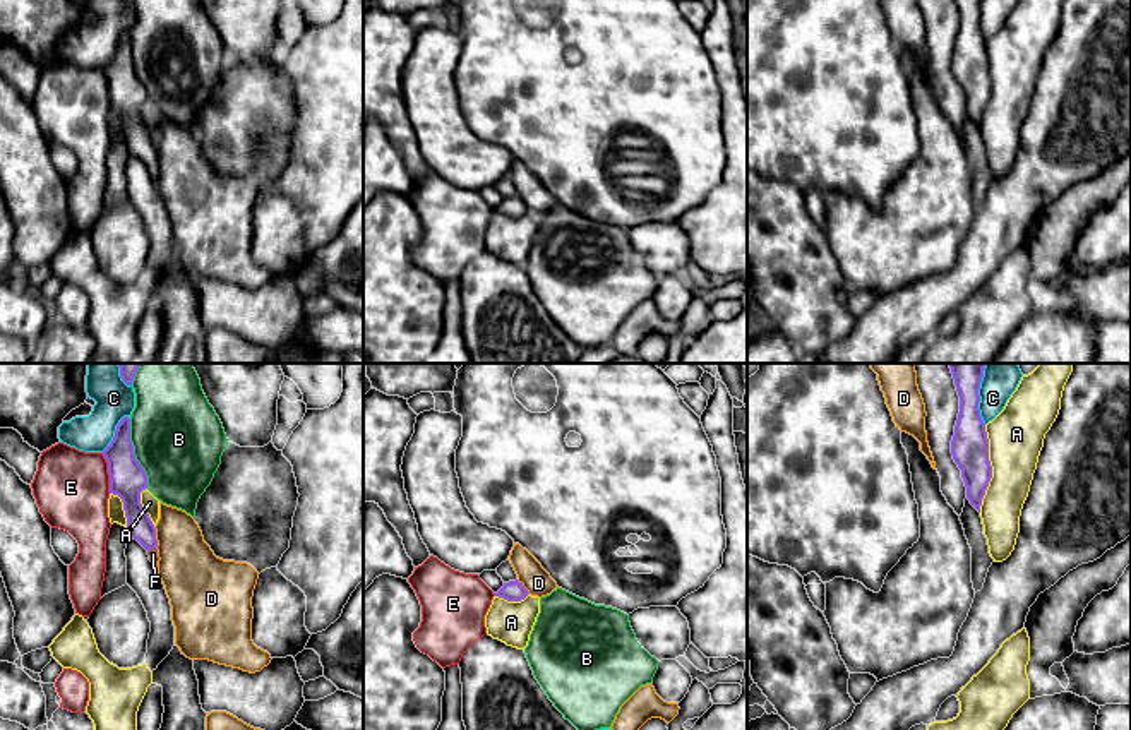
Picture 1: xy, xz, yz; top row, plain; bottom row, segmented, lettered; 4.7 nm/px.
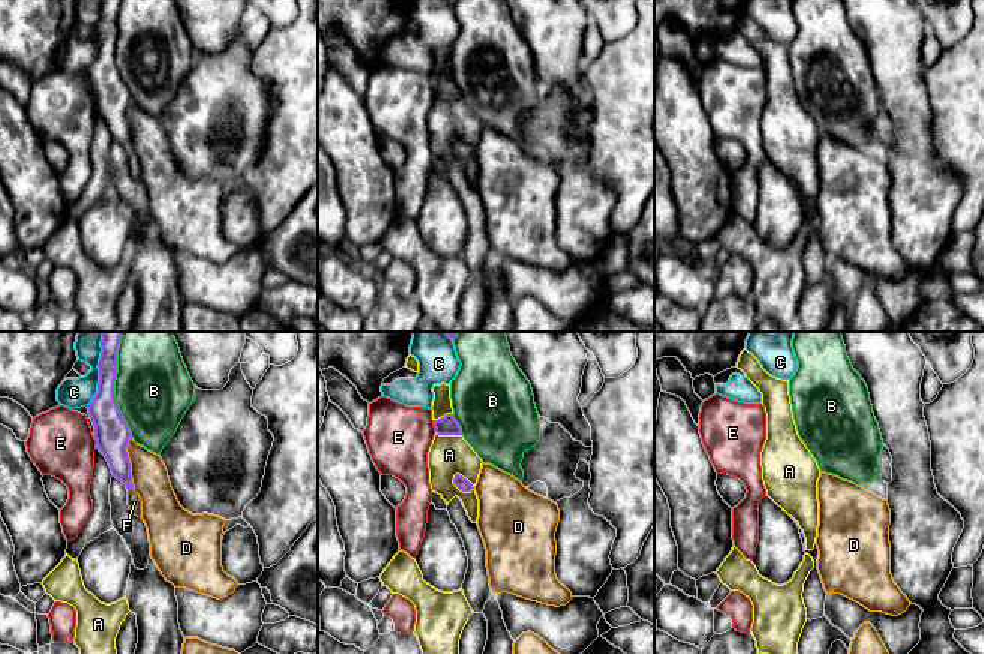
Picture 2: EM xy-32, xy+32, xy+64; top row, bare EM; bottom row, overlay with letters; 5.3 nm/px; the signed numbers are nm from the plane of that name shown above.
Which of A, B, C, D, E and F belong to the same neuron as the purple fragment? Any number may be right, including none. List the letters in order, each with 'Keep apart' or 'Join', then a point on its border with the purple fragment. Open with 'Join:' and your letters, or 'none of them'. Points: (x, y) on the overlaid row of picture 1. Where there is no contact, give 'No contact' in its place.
Join: F
A: Keep apart. Touches purple at yz (991, 468)
B: Keep apart. Touches purple at xy (132, 453)
C: Keep apart. Touches purple at yz (977, 394)
D: Keep apart. Touches purple at xy (155, 537)
E: Keep apart. Touches purple at xy (108, 473)
F: Join. Touches purple at xy (151, 547)

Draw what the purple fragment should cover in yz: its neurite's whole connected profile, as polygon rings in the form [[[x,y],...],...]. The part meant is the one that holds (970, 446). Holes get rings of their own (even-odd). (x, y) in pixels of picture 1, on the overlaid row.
[[[949,363],[960,396],[960,413],[951,440],[951,454],[961,470],[966,499],[978,512],[992,478],[989,439],[978,410],[978,389],[985,365],[987,363]]]

